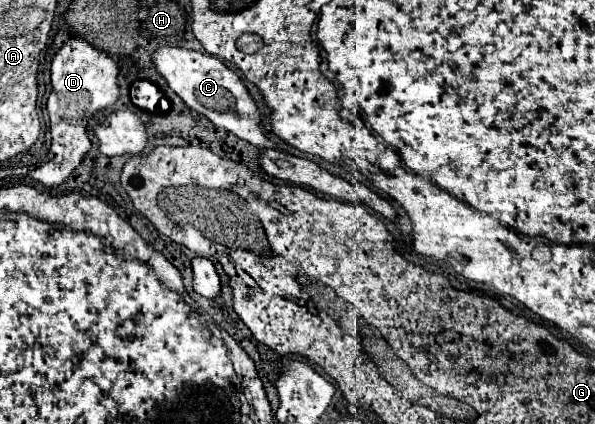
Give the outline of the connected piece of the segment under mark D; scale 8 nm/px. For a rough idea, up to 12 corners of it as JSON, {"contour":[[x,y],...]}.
{"contour":[[75,38],[53,56],[51,160],[61,184],[91,148],[87,120],[119,98],[117,64]]}

